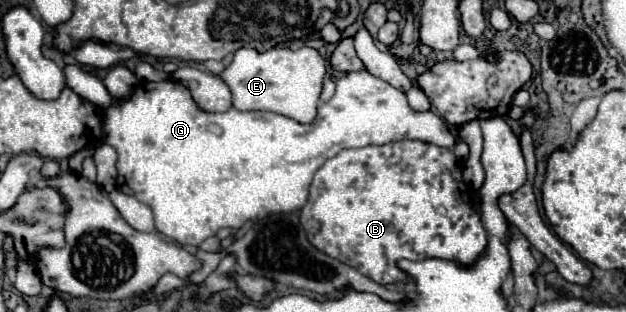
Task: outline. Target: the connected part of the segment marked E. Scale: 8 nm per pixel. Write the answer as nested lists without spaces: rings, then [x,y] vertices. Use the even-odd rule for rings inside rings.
[[[309,46],[299,50],[271,48],[257,52],[255,48],[239,48],[233,52],[231,64],[219,74],[233,94],[233,106],[237,110],[269,110],[289,116],[301,124],[309,124],[317,114],[317,102],[325,78],[325,58]]]

